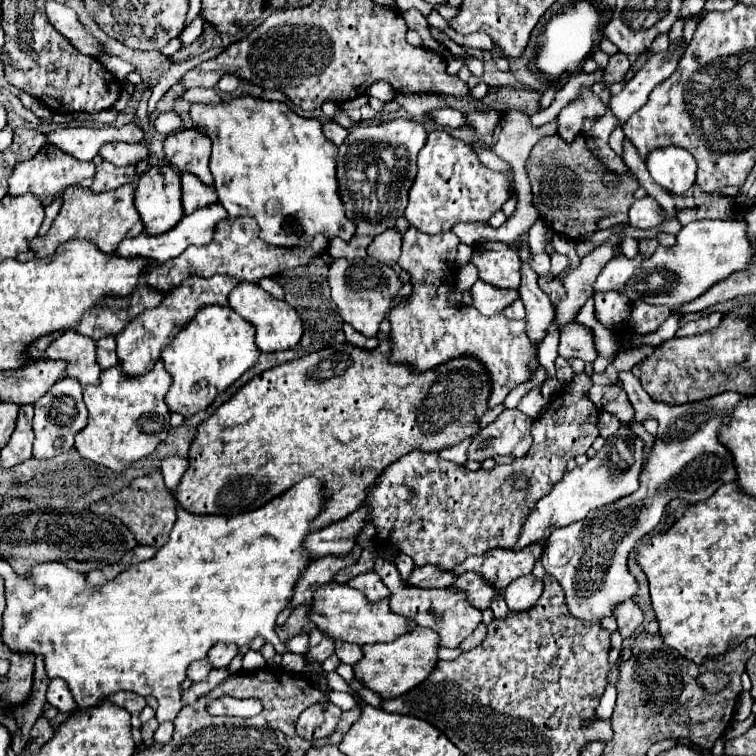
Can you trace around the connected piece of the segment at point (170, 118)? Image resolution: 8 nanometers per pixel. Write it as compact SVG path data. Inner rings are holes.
M174 112L160 114L156 119L155 126L157 132L168 134L181 127L181 119Z

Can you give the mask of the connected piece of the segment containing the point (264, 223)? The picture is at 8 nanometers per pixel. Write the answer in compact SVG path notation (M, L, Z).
M242 94L238 98L232 100L222 100L220 104L198 104L194 102L190 106L190 120L194 122L194 126L206 134L212 140L212 156L210 156L210 172L214 176L214 188L218 192L218 200L220 204L228 210L230 218L238 218L238 216L250 216L258 222L260 228L260 238L264 242L276 244L276 246L302 246L312 242L312 238L316 234L324 234L328 240L332 240L334 236L340 236L344 240L350 240L354 234L354 224L346 218L344 214L344 206L340 202L340 196L336 194L336 154L338 154L338 146L334 142L330 142L324 134L322 134L322 124L316 118L302 118L298 116L292 108L288 108L284 102L274 102L274 100L264 100L252 94Z

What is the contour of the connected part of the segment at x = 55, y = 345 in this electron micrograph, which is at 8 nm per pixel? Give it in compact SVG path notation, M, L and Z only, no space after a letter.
M64 330L46 350L50 360L68 360L66 376L80 380L82 386L96 384L100 366L96 364L96 340L78 334L76 330Z

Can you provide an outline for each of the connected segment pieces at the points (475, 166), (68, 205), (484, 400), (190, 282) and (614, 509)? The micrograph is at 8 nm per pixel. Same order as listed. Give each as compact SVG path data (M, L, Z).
M430 132L418 154L418 172L408 194L404 218L424 234L450 232L458 222L488 220L510 198L510 178L512 172L486 168L464 140L456 140L446 132Z
M124 184L116 190L100 192L100 194L94 194L90 188L70 186L64 192L64 202L62 202L58 216L54 218L52 228L48 230L46 236L32 240L30 248L40 258L44 258L44 256L54 254L56 248L68 240L88 238L88 240L94 240L100 246L100 250L114 252L118 248L118 244L122 242L122 238L134 238L140 234L146 234L146 230L142 226L136 206L134 206L134 186L132 184Z
M384 336L380 340L378 348L374 348L374 350L364 350L364 348L356 348L348 342L342 342L342 344L334 344L334 346L328 346L324 350L312 352L308 356L284 362L284 364L270 368L270 370L258 374L256 378L252 378L228 402L224 402L208 420L204 420L198 426L198 432L196 432L192 446L190 446L190 466L188 466L184 478L180 480L180 486L174 492L180 506L188 512L194 512L194 514L242 514L242 512L250 512L250 510L256 510L256 508L268 504L272 498L280 496L282 492L286 492L290 486L294 486L296 482L300 482L306 476L320 476L320 480L326 482L324 484L326 500L332 502L332 509L322 507L320 514L310 524L310 532L314 532L318 528L328 526L328 522L336 522L336 518L350 514L352 510L356 510L356 506L362 506L366 496L368 496L368 490L378 482L382 472L390 464L398 462L402 456L410 454L412 450L440 452L442 448L448 448L452 444L462 442L464 438L472 438L480 430L480 418L488 412L488 400L492 394L492 380L490 380L488 370L484 368L484 364L478 358L458 356L458 358L452 358L450 362L444 362L436 368L430 368L426 372L418 372L404 362L390 362L390 354L392 354L392 340L388 336Z
M216 274L212 278L200 278L200 276L190 276L186 278L180 286L172 288L160 306L146 310L140 314L140 318L132 320L118 336L116 336L116 354L122 362L122 370L128 376L140 376L150 370L150 366L160 358L160 352L174 340L174 336L198 314L200 308L208 304L218 304L218 306L228 306L228 294L238 286L238 278L234 276L224 276Z
M622 372L620 380L636 414L656 418L660 424L656 444L640 476L640 488L612 506L604 506L604 510L594 510L584 522L574 522L572 526L556 530L546 540L542 554L546 574L556 578L566 594L568 612L582 622L602 622L606 616L614 616L618 604L634 600L638 580L628 570L628 554L638 540L656 530L674 494L686 494L688 504L696 504L708 500L718 486L736 480L732 454L720 442L718 432L732 416L736 404L748 396L740 392L722 392L700 402L672 406L652 400L632 372Z

